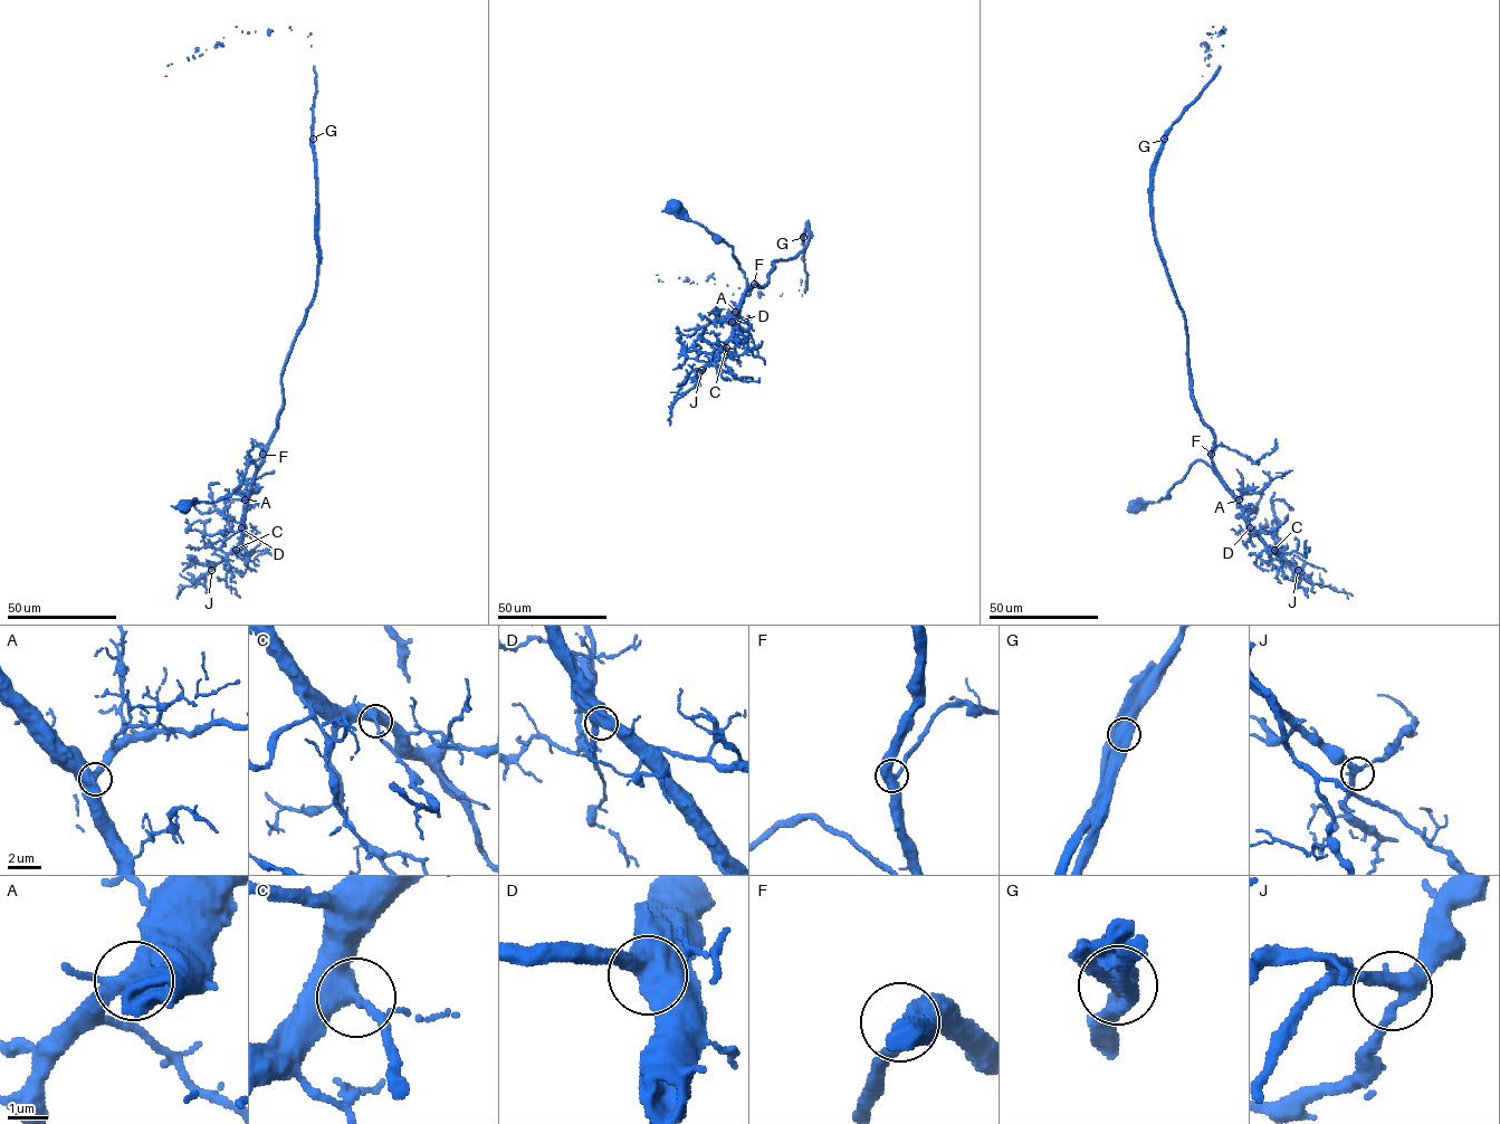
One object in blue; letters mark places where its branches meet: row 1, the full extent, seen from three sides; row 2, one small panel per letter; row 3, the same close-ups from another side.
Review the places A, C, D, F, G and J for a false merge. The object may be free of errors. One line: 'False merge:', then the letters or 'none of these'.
False merge: G

